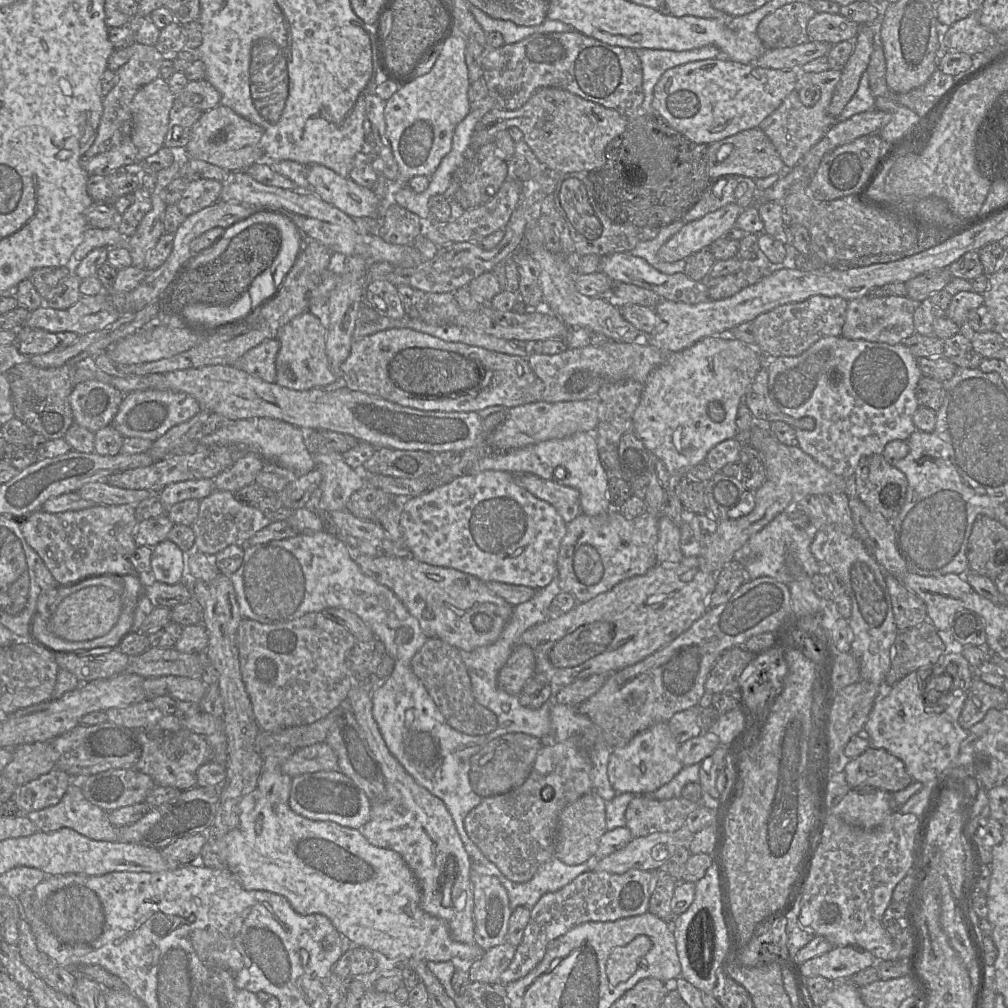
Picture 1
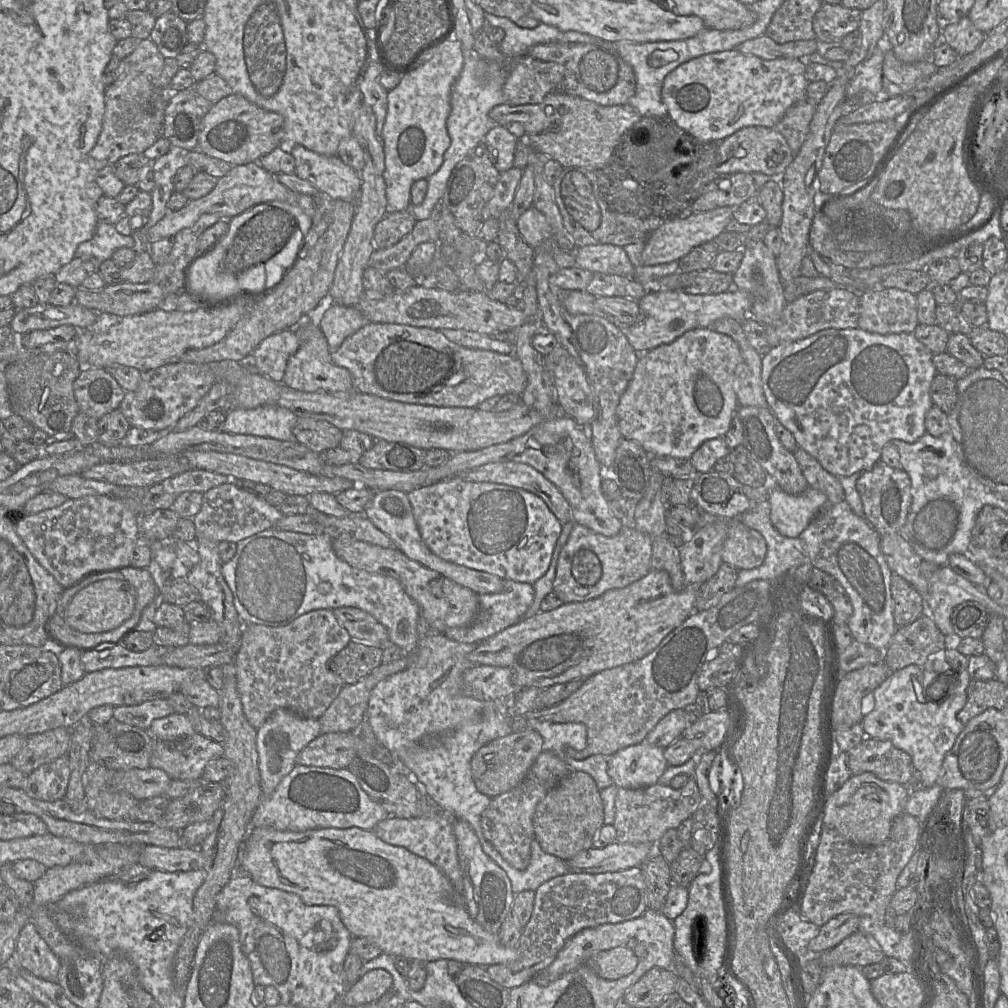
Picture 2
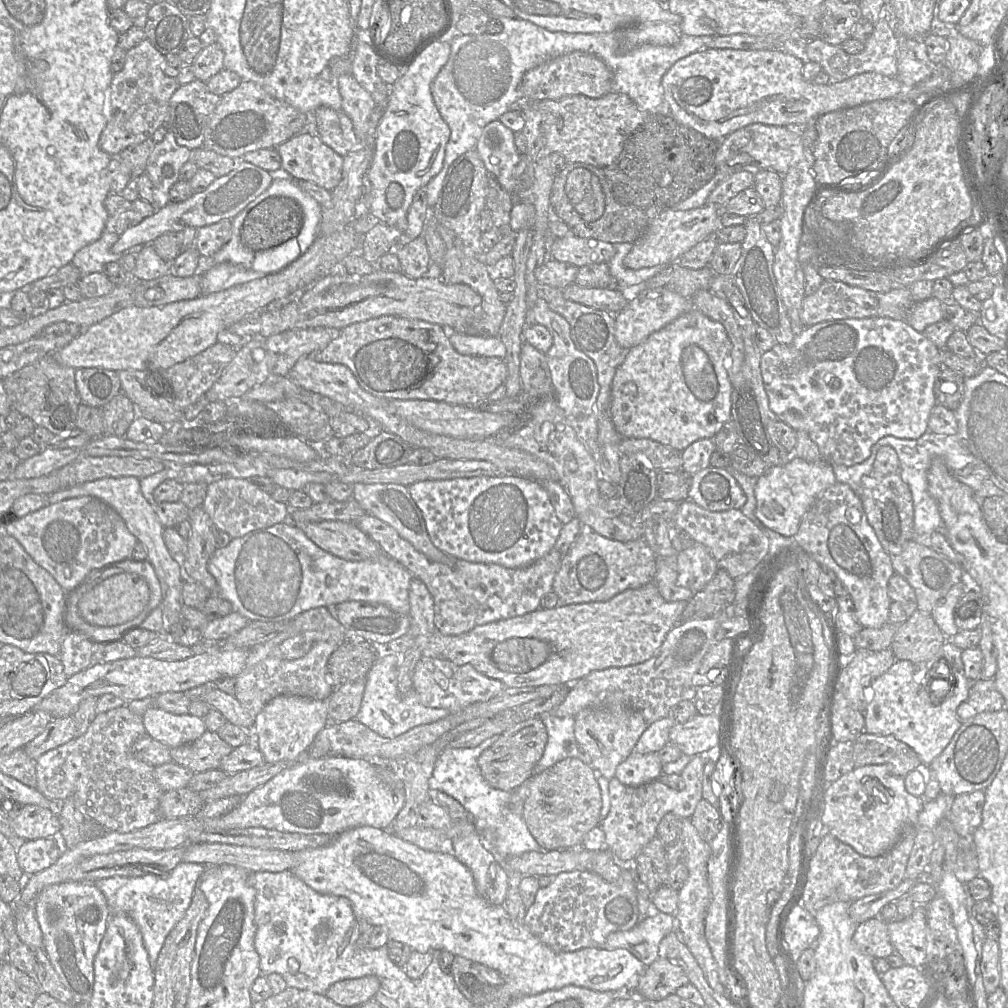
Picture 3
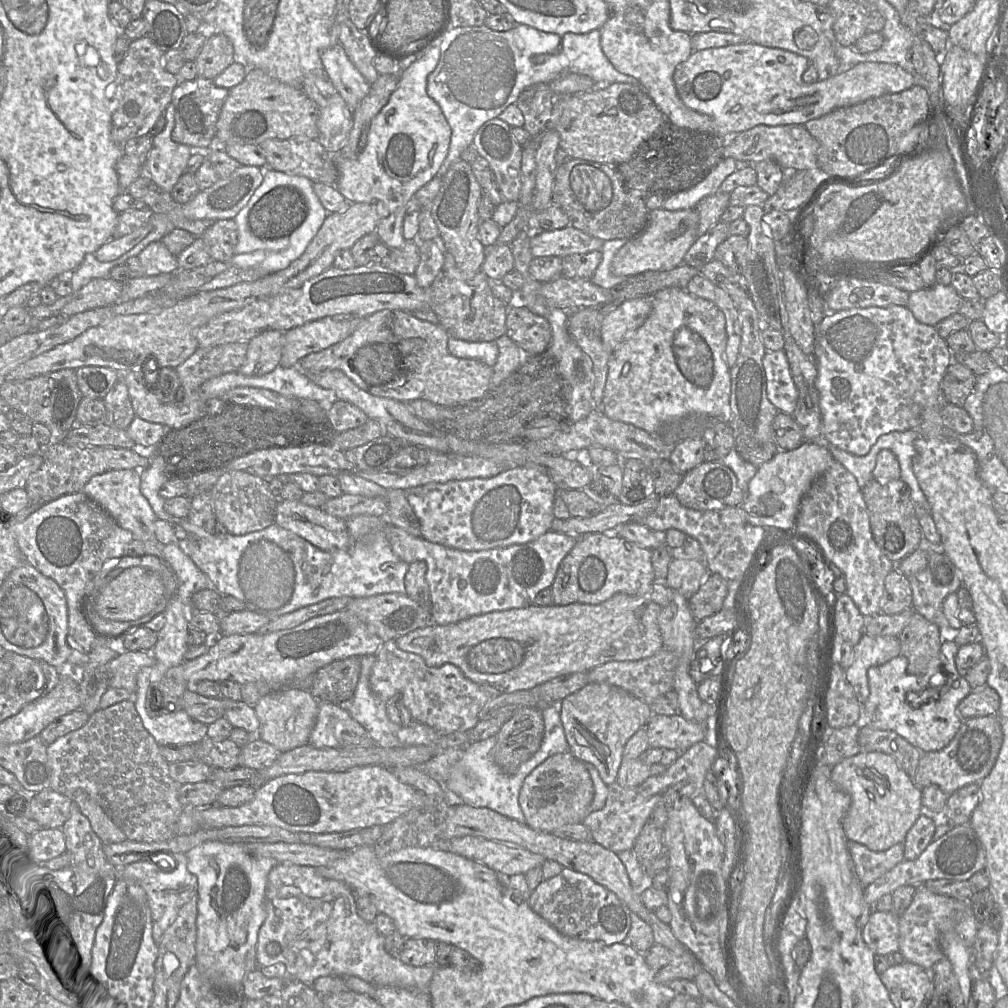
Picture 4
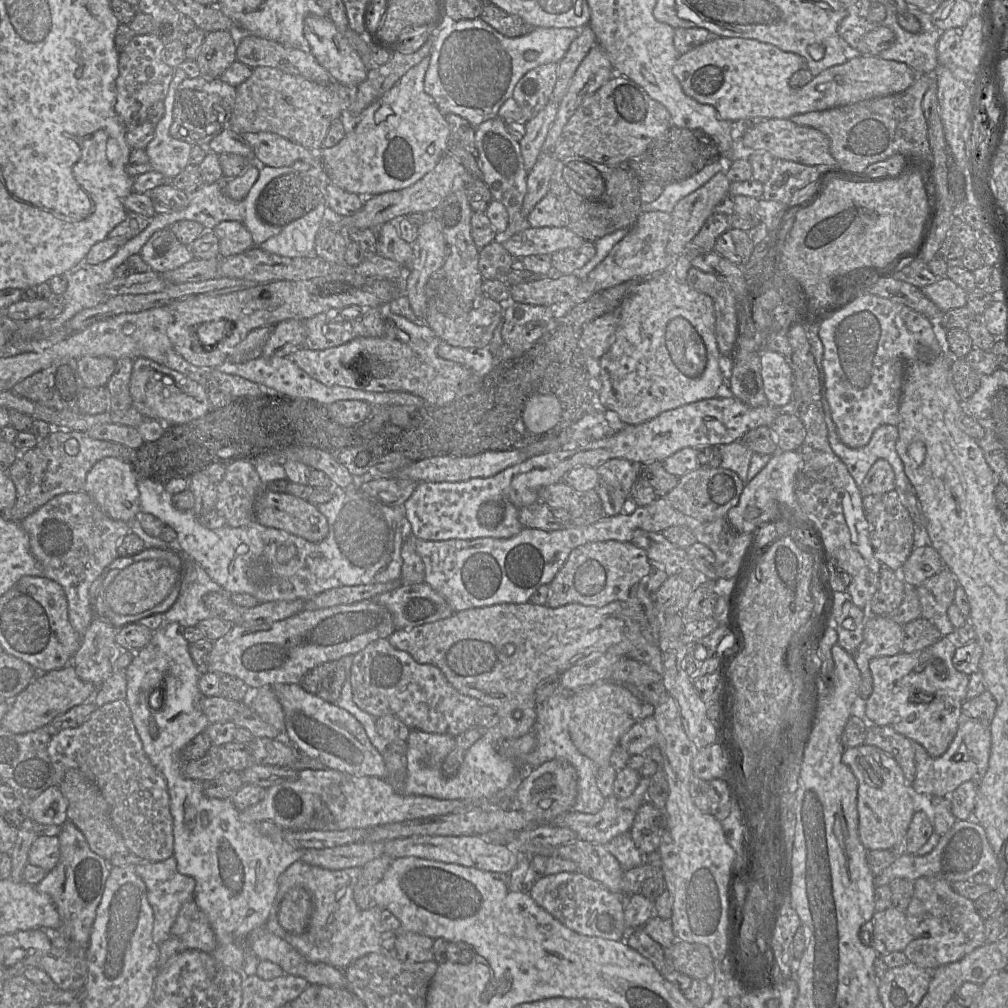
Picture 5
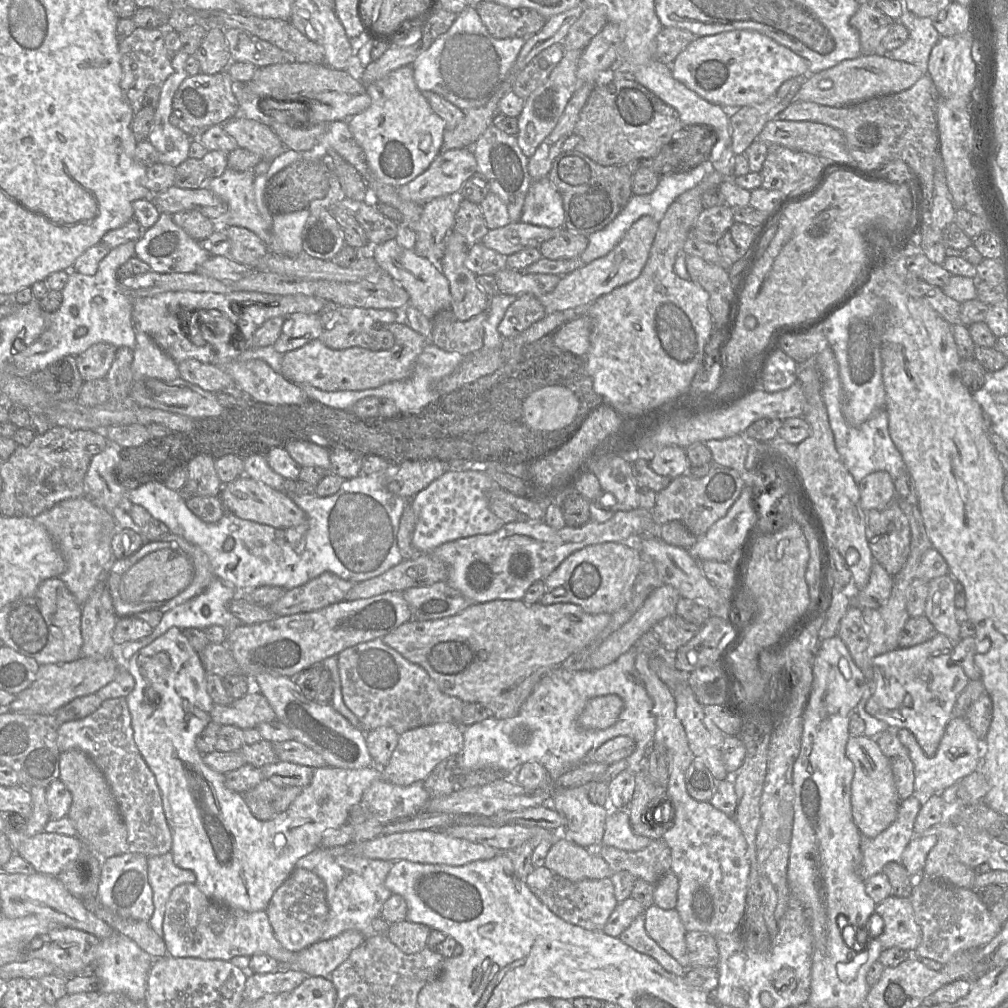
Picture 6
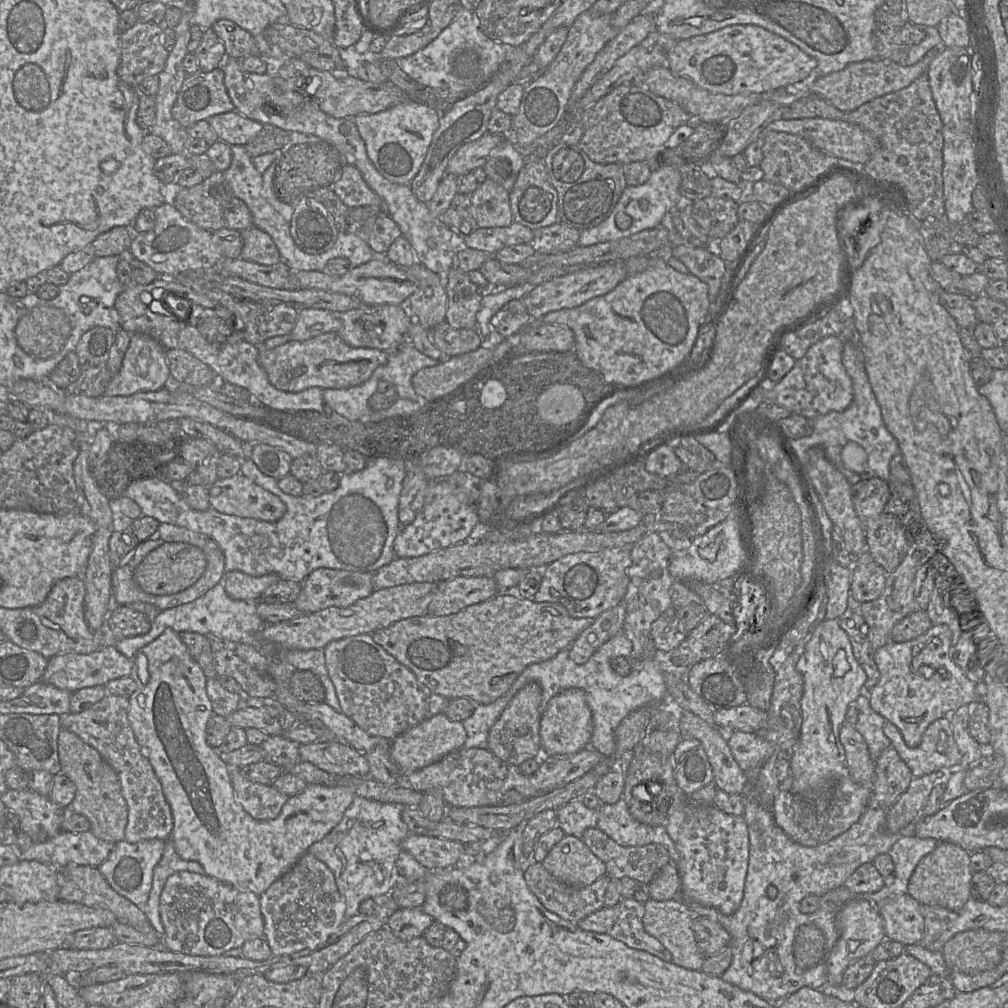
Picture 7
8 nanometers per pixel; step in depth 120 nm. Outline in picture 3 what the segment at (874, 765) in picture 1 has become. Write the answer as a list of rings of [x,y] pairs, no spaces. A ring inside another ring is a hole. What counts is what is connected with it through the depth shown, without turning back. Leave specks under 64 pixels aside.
[[[862,732],[853,742],[855,767],[884,764],[891,774],[905,777],[921,764],[918,754],[893,735]]]

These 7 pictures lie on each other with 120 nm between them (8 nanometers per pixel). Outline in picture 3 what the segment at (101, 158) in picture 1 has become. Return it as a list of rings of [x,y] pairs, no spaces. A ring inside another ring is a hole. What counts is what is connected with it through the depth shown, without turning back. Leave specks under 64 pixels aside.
[[[145,38],[127,51],[123,68],[113,75],[111,115],[99,139],[99,147],[112,157],[117,157],[128,146],[151,138],[166,122],[170,98],[180,84],[176,78],[164,73],[164,60],[165,56]]]

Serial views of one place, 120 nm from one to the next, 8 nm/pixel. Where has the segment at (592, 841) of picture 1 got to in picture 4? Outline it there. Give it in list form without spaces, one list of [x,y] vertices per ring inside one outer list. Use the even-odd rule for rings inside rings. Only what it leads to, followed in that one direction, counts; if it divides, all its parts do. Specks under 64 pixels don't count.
[[[567,751],[552,755],[537,766],[525,778],[518,800],[526,825],[538,831],[553,833],[561,826],[582,823],[591,812],[593,797],[593,782],[584,762]]]

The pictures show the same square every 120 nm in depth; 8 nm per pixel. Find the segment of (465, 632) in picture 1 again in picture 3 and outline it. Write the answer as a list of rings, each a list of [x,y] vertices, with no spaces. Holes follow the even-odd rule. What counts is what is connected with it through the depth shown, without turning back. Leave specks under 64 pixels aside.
[[[330,520],[294,525],[321,549],[344,560],[363,561],[384,554],[379,545],[352,522]]]

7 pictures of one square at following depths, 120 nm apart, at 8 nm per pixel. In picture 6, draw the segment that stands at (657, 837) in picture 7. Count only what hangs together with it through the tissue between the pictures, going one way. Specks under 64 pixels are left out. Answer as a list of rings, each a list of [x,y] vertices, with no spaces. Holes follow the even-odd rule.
[[[610,809],[605,819],[602,844],[624,851],[635,852],[649,846],[653,840],[635,834],[625,809]]]

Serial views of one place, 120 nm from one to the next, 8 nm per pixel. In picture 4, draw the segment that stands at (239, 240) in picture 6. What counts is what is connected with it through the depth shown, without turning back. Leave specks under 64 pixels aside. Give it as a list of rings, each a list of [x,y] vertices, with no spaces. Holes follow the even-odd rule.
[[[234,219],[215,221],[201,236],[211,260],[229,262],[235,255],[238,227]]]

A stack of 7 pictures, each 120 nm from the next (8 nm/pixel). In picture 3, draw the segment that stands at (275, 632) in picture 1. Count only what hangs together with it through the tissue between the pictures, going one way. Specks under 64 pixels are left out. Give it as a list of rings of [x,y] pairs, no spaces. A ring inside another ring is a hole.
[[[317,607],[301,613],[290,620],[287,629],[277,636],[250,648],[244,669],[235,677],[235,697],[253,718],[277,696],[292,695],[327,701],[333,693],[327,673],[327,662],[344,641],[346,629],[330,608]],[[306,631],[322,632],[322,641],[317,642],[302,658],[286,660],[278,657],[278,646],[284,640]]]

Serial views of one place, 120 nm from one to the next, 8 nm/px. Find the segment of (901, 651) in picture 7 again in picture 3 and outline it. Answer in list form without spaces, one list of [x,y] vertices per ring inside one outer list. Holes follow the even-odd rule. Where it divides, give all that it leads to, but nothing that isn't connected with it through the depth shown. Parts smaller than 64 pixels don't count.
[[[952,638],[944,643],[942,660],[943,668],[948,669],[948,673],[944,673],[948,679],[947,688],[940,691],[940,687],[937,687],[938,683],[935,684],[935,690],[931,692],[934,703],[928,708],[927,700],[930,700],[930,694],[925,684],[921,683],[919,672],[912,662],[897,660],[887,672],[873,680],[870,685],[874,693],[863,713],[864,731],[876,735],[895,736],[918,754],[922,764],[929,766],[950,743],[962,724],[957,717],[957,708],[967,700],[971,684],[965,676],[962,651],[952,643]]]

